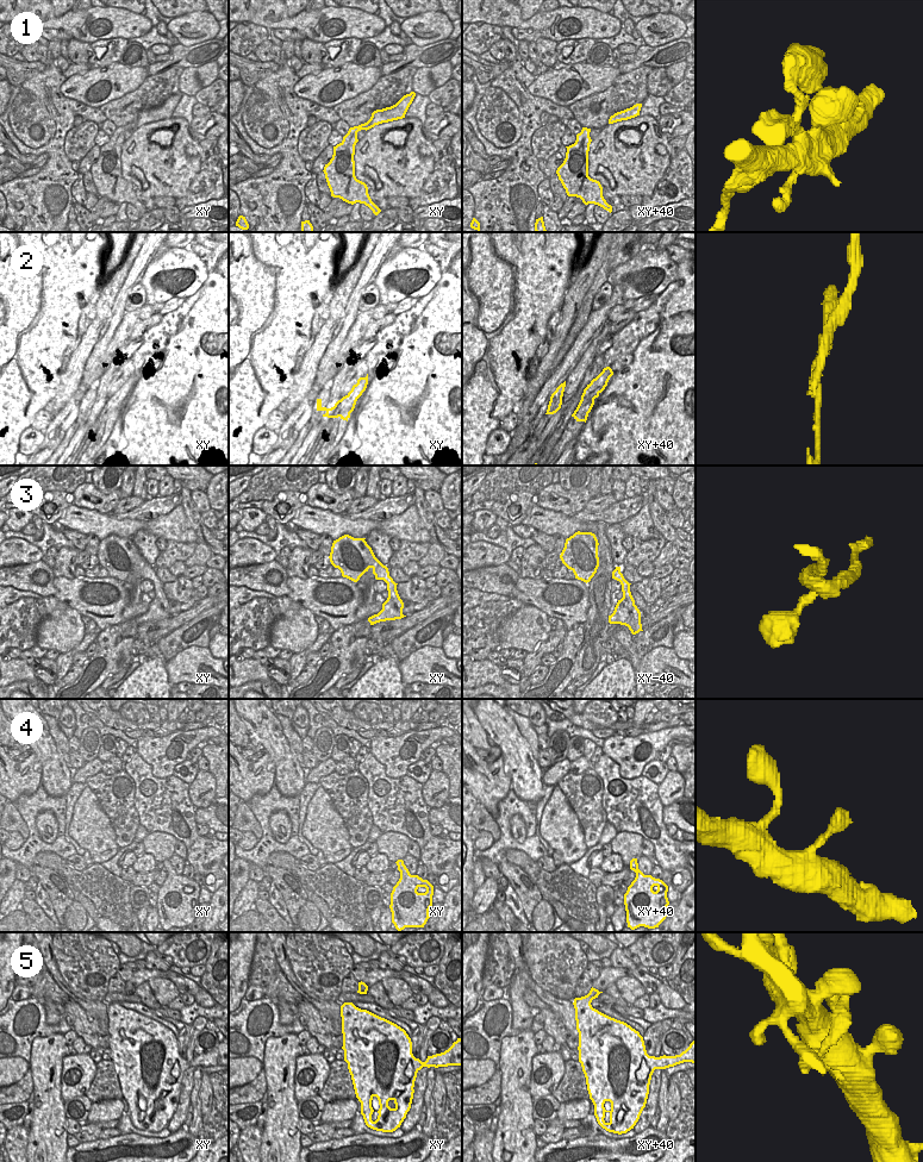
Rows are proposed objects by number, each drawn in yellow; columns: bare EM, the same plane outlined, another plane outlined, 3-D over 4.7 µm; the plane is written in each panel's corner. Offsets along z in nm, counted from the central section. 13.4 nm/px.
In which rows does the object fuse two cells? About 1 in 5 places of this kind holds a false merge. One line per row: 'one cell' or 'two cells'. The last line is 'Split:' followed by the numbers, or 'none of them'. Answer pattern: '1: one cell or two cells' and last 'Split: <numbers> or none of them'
1: one cell
2: two cells
3: one cell
4: one cell
5: one cell
Split: 2

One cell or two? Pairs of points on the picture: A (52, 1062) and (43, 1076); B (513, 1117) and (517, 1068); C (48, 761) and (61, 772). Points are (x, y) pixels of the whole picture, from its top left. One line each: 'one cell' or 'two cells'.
A: one cell
B: one cell
C: one cell

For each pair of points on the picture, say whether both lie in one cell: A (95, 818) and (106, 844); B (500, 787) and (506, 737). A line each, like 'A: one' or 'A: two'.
A: one
B: two

